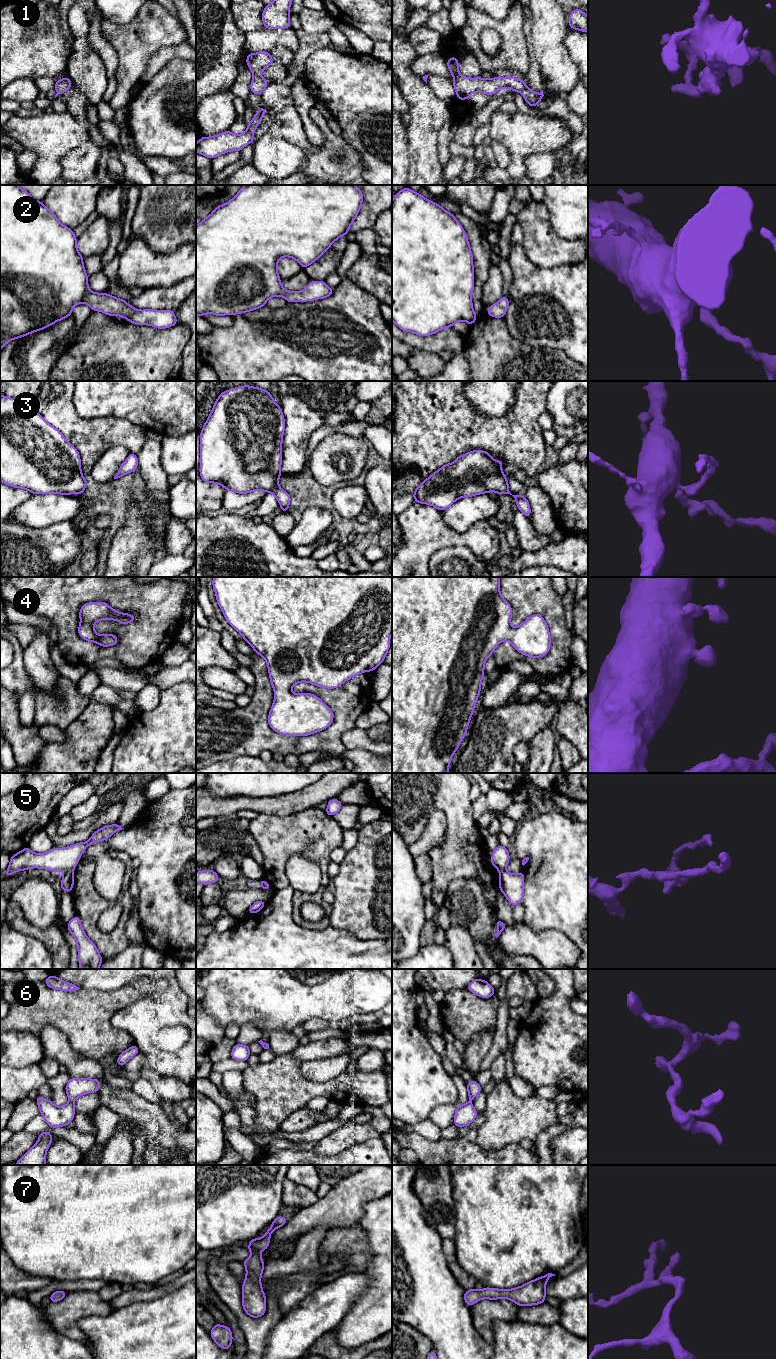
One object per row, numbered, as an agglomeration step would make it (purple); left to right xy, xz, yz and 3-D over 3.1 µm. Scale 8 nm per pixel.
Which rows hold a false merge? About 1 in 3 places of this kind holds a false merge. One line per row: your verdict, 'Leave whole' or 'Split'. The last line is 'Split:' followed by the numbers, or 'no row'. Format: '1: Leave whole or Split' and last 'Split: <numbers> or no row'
1: Leave whole
2: Leave whole
3: Leave whole
4: Leave whole
5: Split
6: Leave whole
7: Leave whole
Split: 5

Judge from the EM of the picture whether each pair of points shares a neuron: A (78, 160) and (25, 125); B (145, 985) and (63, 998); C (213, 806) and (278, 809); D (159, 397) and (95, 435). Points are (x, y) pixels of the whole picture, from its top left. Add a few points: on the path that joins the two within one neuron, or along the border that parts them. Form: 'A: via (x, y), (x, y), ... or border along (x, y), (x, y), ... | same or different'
A: border along (88, 140), (74, 147), (61, 160), (60, 174) | different
B: via (125, 995), (116, 1000), (83, 1000) | same
C: via (229, 805), (262, 804) | same
D: border along (99, 417), (118, 416), (144, 428) | different

